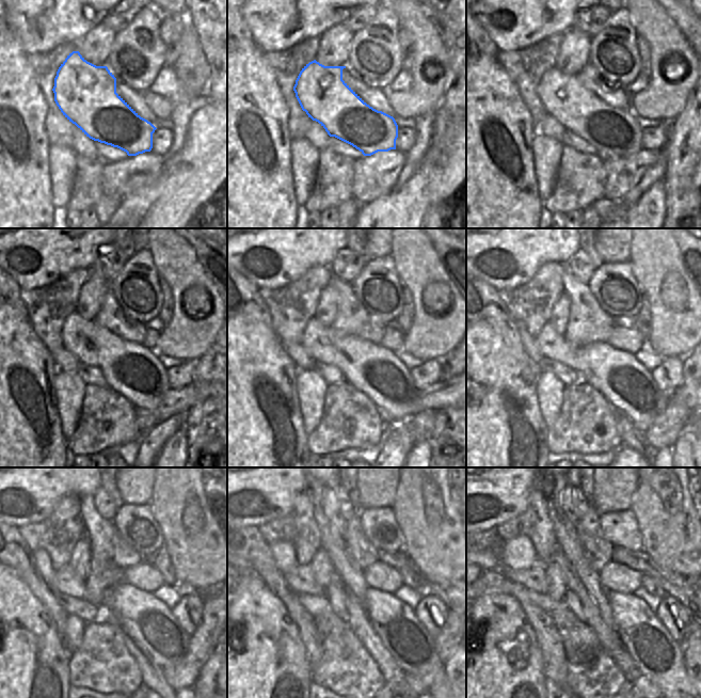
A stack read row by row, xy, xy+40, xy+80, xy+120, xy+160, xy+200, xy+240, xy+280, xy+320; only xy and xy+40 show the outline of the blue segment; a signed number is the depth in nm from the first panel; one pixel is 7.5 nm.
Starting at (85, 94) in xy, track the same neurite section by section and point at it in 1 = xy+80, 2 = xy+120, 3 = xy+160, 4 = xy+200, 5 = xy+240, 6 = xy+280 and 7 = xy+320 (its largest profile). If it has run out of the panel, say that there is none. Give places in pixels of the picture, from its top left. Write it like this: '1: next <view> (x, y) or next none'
1: next xy+80 (615, 133)
2: next xy+120 (134, 371)
3: next xy+160 (376, 371)
4: next xy+200 (617, 375)
5: next xy+240 (147, 620)
6: next xy+280 (410, 645)
7: next xy+320 (659, 657)

